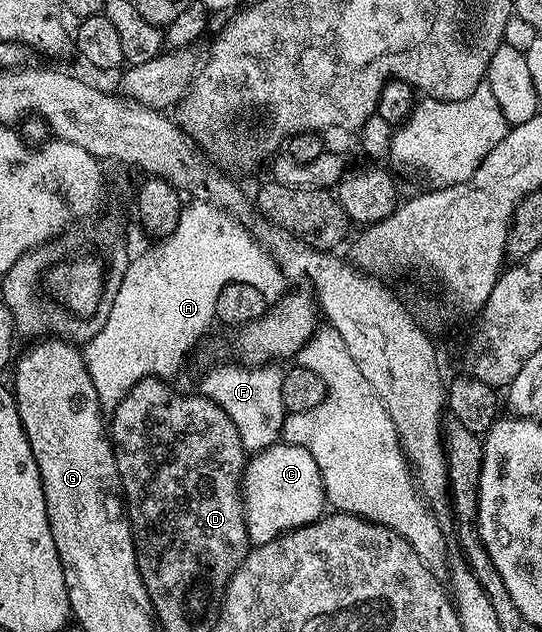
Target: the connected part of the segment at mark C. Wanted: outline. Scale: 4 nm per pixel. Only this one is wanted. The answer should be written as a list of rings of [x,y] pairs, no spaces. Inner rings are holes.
[[[284,440],[266,450],[256,451],[246,461],[241,489],[245,500],[247,536],[253,546],[262,546],[290,530],[309,526],[327,510],[325,485],[319,464],[315,464],[315,456],[311,456],[307,448],[299,448]]]

